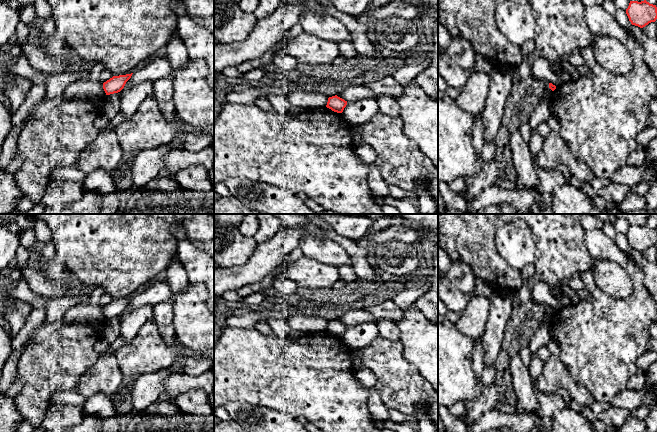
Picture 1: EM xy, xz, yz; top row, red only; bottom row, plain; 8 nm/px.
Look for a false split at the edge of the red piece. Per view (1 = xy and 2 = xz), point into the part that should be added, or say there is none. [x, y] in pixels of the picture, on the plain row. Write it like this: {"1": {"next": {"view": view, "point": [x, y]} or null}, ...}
{"1": {"next": null}, "2": {"next": null}}

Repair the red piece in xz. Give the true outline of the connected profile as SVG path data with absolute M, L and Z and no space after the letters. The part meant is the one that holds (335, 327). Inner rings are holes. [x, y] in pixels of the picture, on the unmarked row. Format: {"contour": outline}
{"contour": "M335 319L328 322L326 331L334 336L342 337L346 329L347 325Z"}

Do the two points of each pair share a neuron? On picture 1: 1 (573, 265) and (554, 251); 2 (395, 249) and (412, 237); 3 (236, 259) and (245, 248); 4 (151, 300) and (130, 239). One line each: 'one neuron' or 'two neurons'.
1: one neuron
2: two neurons
3: one neuron
4: two neurons

